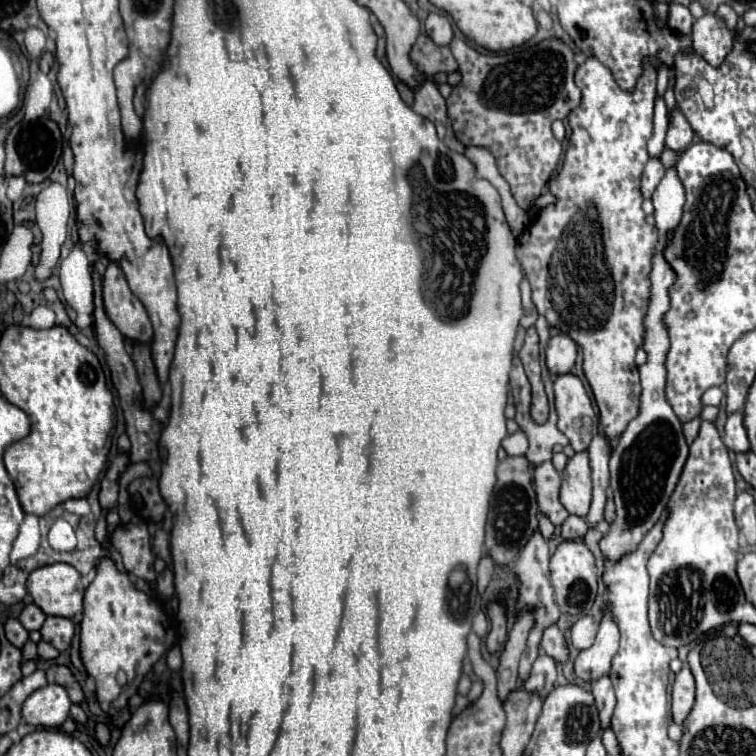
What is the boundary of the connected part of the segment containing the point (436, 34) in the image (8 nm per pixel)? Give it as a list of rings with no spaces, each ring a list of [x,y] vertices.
[[[429,13],[425,21],[425,33],[437,43],[437,45],[449,45],[453,39],[453,29],[451,23],[445,15],[439,13]]]

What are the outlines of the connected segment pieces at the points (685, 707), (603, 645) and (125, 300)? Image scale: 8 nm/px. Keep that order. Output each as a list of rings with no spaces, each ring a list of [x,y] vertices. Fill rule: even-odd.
[[[687,665],[677,673],[671,697],[673,697],[673,721],[681,725],[695,703],[695,679]]]
[[[603,609],[603,621],[595,643],[589,649],[583,649],[575,659],[575,675],[583,681],[595,681],[609,673],[611,659],[619,647],[619,629],[611,619],[609,609]]]
[[[109,263],[103,275],[103,301],[105,311],[113,325],[129,339],[149,343],[153,337],[153,327],[141,301],[127,287],[125,275],[119,263]]]

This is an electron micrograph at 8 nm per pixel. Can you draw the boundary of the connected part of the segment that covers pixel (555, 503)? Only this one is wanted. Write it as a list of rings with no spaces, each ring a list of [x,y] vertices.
[[[545,461],[535,467],[535,491],[537,491],[537,503],[539,511],[551,519],[553,525],[561,525],[569,513],[559,501],[559,489],[561,489],[561,475],[553,467],[551,461]]]

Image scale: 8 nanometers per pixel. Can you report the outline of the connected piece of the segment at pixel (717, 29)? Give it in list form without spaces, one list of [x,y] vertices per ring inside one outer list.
[[[703,15],[693,23],[693,47],[709,65],[719,67],[733,49],[733,33],[717,15]]]

